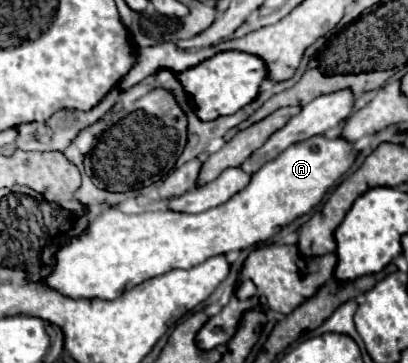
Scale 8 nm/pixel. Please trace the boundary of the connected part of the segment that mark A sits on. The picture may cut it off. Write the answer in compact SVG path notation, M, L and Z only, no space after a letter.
M316 135L302 143L290 145L276 159L268 161L260 171L256 171L244 191L238 191L234 197L228 199L228 203L214 207L210 211L204 211L198 215L188 215L188 213L178 213L178 211L144 211L138 215L126 215L118 211L106 217L100 215L80 235L70 237L64 245L58 247L54 255L56 263L52 265L52 271L46 277L42 277L38 283L70 299L110 301L110 299L120 297L124 291L144 283L150 277L158 277L172 269L190 269L214 255L224 255L228 251L254 247L258 243L268 241L284 225L292 223L296 217L308 213L314 205L318 205L322 197L326 195L326 191L350 169L350 165L354 163L354 157L356 157L356 151L352 149L348 141L326 139L324 135Z

